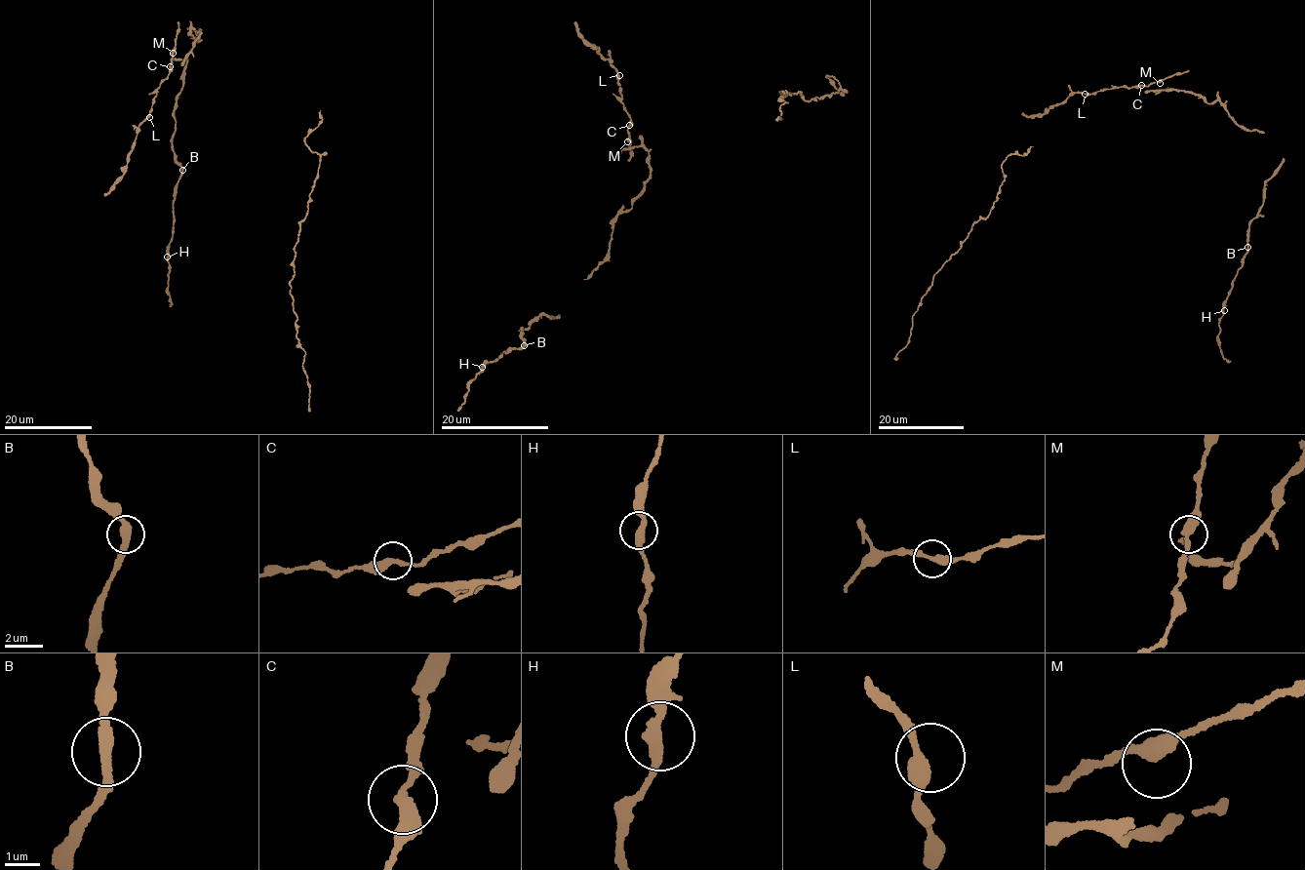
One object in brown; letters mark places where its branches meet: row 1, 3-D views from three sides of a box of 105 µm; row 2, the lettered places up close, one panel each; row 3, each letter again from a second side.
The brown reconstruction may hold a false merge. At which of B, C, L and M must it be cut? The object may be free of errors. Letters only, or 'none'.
none

